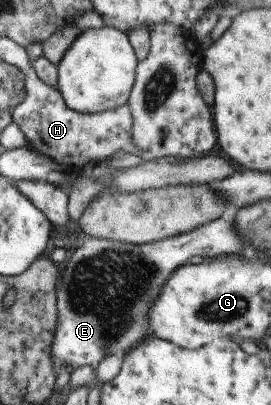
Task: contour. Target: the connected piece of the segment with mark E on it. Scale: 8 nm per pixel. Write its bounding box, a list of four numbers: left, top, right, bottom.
[49,205,243,372]

